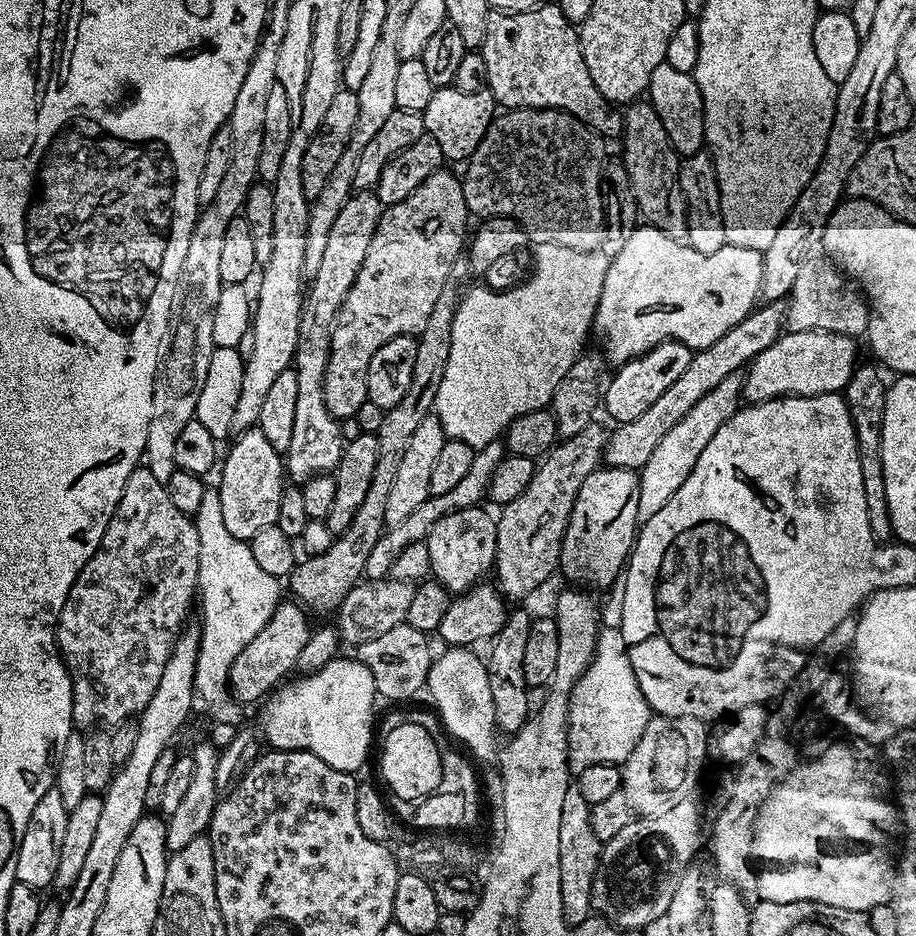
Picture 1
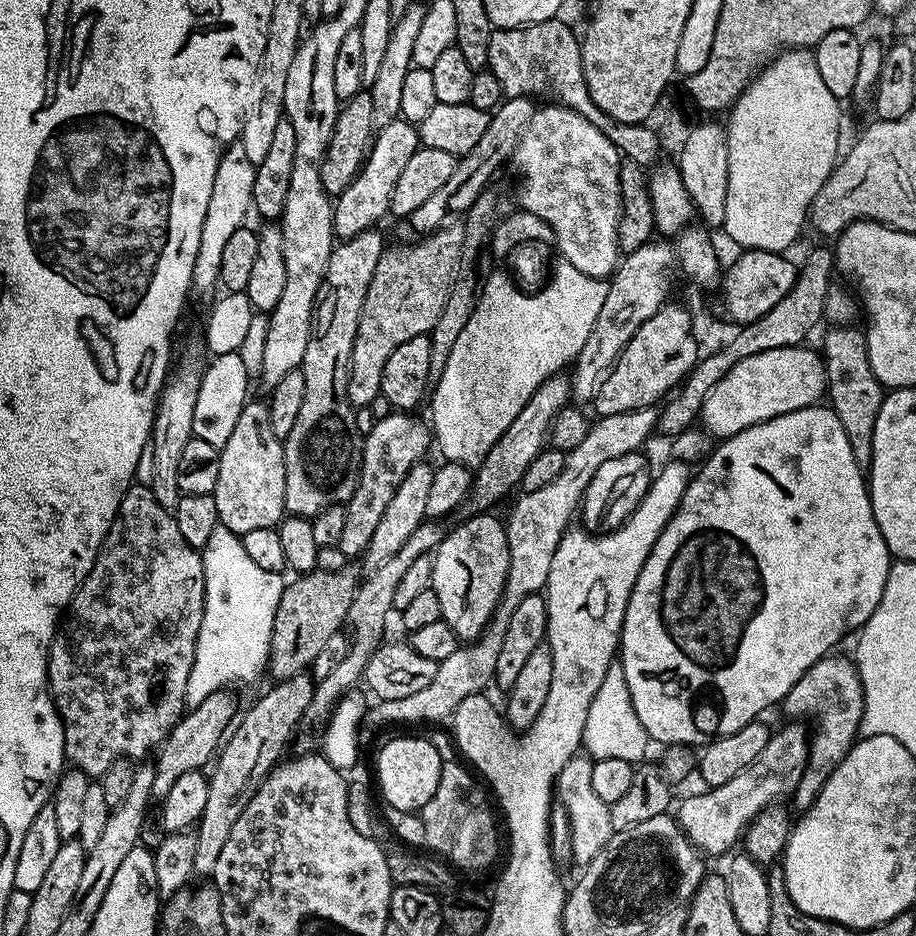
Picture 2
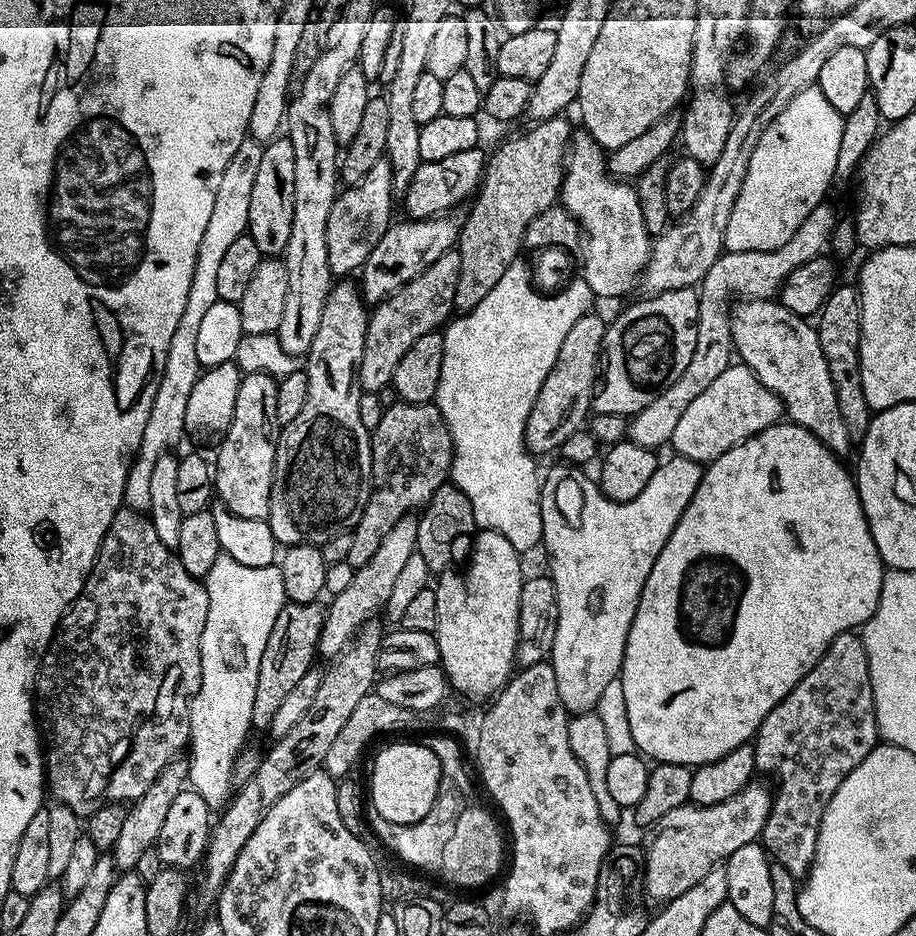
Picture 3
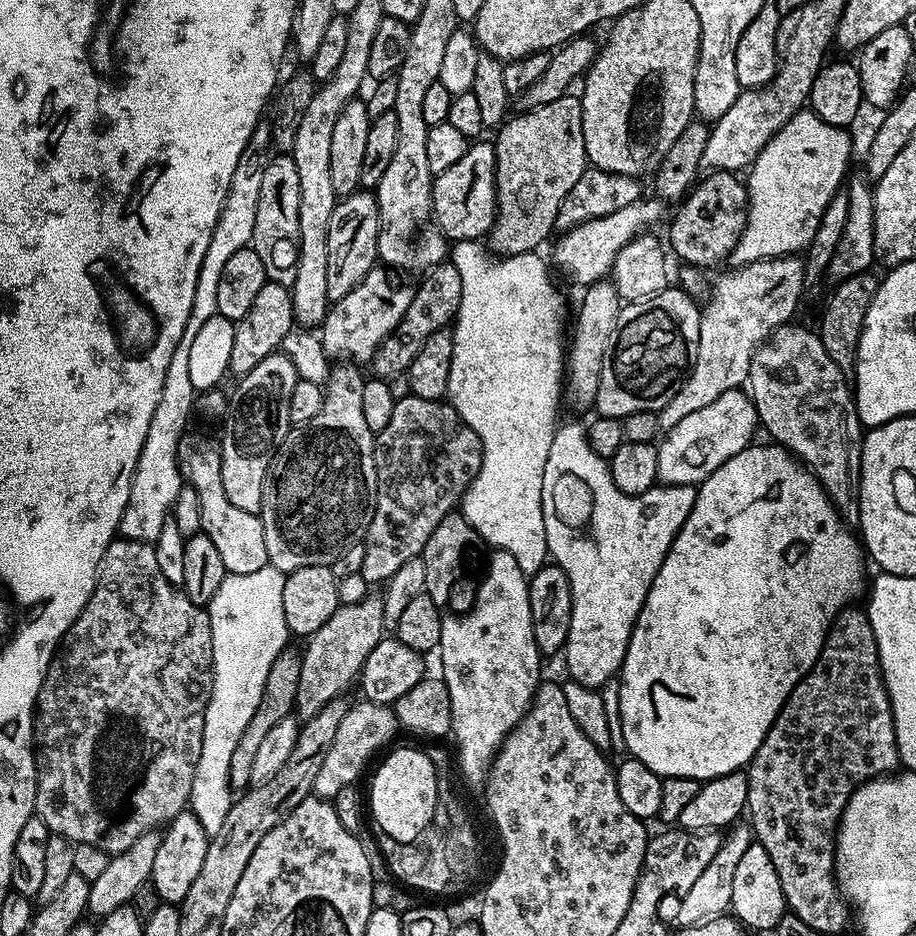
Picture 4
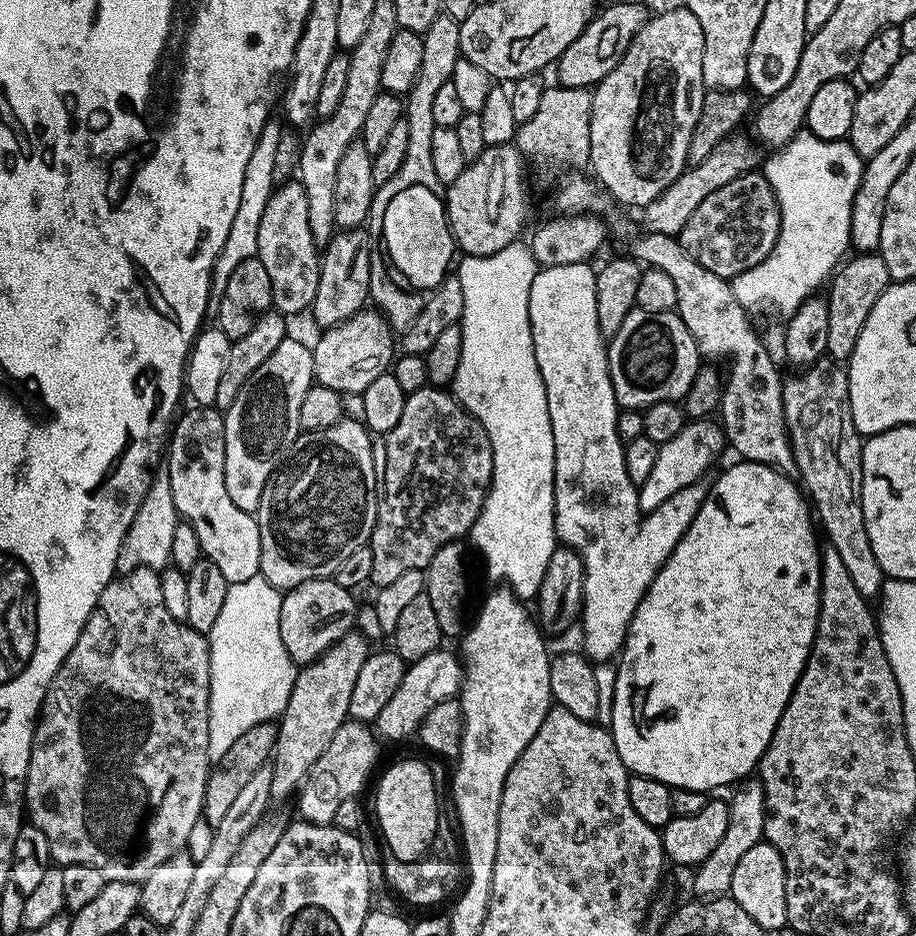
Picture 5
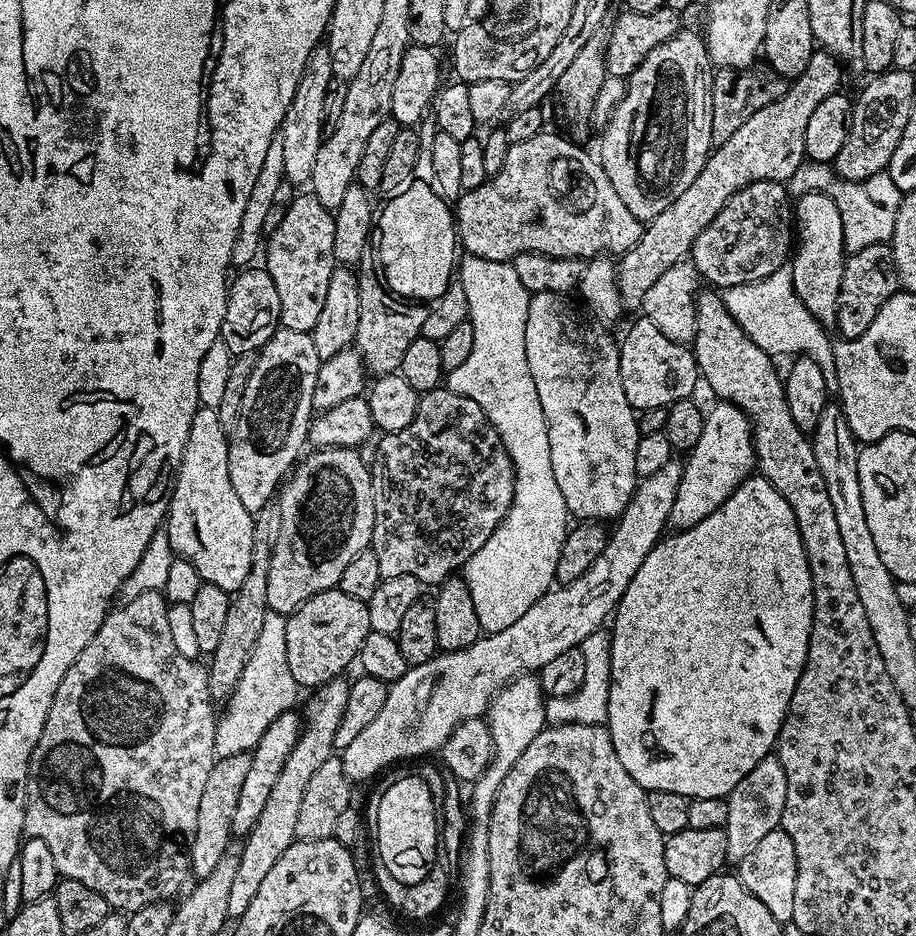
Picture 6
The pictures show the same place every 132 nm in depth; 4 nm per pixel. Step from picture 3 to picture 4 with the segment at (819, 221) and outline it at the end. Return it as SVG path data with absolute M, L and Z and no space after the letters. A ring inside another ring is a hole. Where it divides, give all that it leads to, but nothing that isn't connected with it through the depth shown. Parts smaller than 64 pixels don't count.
M796 254L750 262L744 268L728 270L717 284L715 281L706 296L708 305L703 305L700 313L698 354L692 359L692 369L678 394L658 413L661 433L678 426L682 418L710 406L726 390L743 389L748 382L752 355L773 332L795 317L792 315L804 291L804 261Z

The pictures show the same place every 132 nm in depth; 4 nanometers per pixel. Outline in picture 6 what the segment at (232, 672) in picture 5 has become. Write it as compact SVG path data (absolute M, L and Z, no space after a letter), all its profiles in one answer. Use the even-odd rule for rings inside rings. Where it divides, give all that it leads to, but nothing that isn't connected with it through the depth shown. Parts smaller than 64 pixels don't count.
M269 612L266 622L262 622L262 634L258 634L252 656L246 662L246 670L242 670L238 686L226 701L228 709L225 712L223 709L216 721L217 757L251 753L262 734L266 734L266 726L295 705L292 703L296 700L296 692L298 686L290 674L290 666L286 666L286 619Z

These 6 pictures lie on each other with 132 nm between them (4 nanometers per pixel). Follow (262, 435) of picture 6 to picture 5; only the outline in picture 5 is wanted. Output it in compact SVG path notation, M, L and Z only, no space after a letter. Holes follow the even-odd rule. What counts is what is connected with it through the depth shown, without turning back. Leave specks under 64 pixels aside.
M292 339L278 342L278 350L250 374L242 390L238 390L238 398L224 412L226 490L238 510L256 513L266 482L292 443L300 438L302 398L306 398L306 390L314 383L312 349L307 343Z

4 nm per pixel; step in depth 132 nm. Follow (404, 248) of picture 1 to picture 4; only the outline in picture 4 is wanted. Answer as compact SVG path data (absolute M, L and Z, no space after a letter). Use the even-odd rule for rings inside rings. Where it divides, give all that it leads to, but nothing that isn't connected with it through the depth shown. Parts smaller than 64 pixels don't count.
M441 262L424 278L420 285L415 285L410 310L406 310L402 322L398 322L398 326L386 337L382 346L378 346L374 358L370 361L370 368L376 371L373 373L377 377L387 378L407 372L410 362L414 362L418 355L418 350L422 350L426 338L430 338L430 334L434 334L440 328L449 327L455 321L456 311L462 302L462 278L458 270L451 262Z

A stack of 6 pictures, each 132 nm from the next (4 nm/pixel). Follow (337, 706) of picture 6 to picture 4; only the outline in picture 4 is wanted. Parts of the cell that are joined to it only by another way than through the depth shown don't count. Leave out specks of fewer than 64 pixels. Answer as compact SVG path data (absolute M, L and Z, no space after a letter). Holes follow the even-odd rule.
M369 594L360 602L341 604L338 610L334 610L326 626L307 637L305 644L308 645L302 648L302 674L298 674L295 715L312 717L330 702L341 699L344 691L357 683L366 658L370 658L370 650L374 650L374 646L378 646L385 636L383 595Z

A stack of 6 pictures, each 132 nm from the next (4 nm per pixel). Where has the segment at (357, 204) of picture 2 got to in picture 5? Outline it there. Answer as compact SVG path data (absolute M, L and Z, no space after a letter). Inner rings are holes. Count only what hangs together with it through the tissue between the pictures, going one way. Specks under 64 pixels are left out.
M340 230L323 249L320 257L318 294L310 309L310 316L316 319L317 329L333 328L346 318L363 312L370 297L370 241L363 231Z

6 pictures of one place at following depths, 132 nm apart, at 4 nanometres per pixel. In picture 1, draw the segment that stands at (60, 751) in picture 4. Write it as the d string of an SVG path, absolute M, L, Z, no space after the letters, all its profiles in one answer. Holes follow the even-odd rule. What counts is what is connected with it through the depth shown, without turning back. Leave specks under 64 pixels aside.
M137 466L126 478L122 498L98 550L82 566L60 611L56 646L72 679L72 722L77 729L115 726L139 717L158 690L166 658L189 619L188 611L193 611L199 583L200 543L195 519L174 506L167 484L158 482L146 466Z

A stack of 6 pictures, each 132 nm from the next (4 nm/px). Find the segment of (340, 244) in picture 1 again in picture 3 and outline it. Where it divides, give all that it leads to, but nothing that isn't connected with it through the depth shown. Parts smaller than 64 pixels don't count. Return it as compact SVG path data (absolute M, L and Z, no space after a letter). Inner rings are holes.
M340 278L333 283L326 302L322 306L322 322L318 322L318 334L310 342L306 357L308 385L306 403L298 418L279 429L276 442L276 469L272 475L272 493L268 525L277 545L315 544L322 546L339 532L356 527L362 510L372 493L372 437L370 429L362 426L358 414L360 401L360 363L366 346L366 330L370 315L360 285L355 279Z

